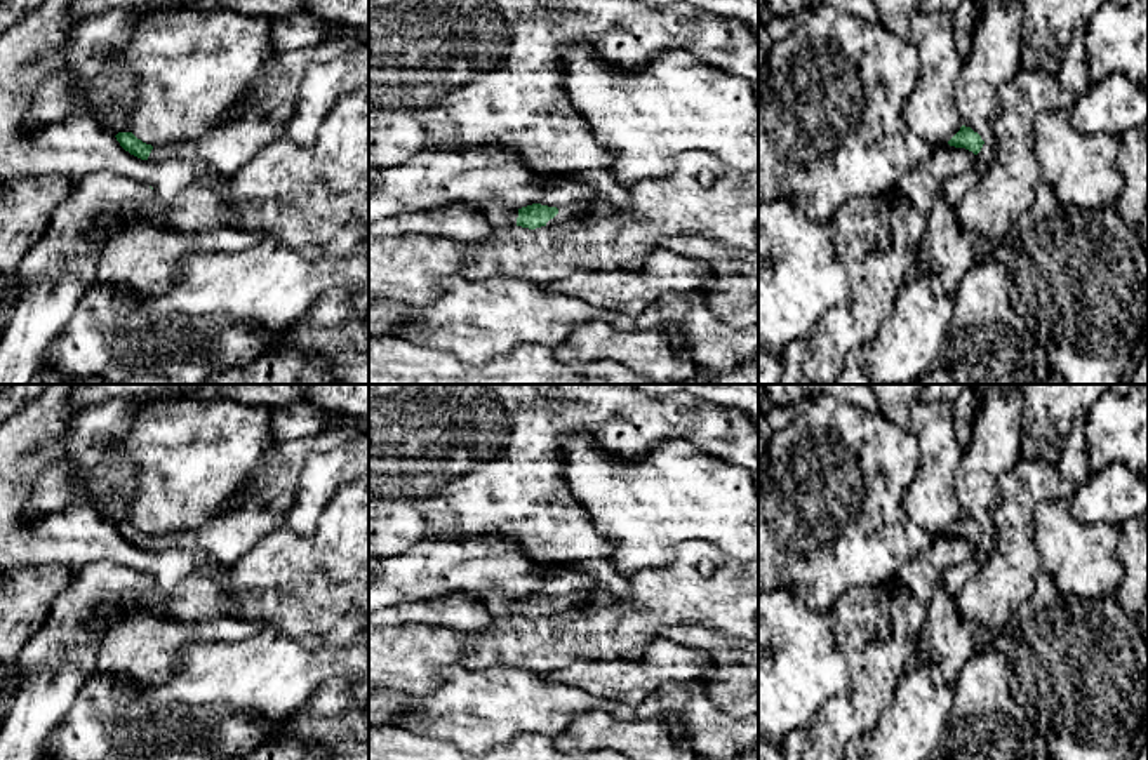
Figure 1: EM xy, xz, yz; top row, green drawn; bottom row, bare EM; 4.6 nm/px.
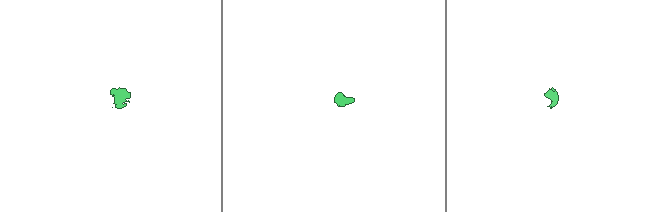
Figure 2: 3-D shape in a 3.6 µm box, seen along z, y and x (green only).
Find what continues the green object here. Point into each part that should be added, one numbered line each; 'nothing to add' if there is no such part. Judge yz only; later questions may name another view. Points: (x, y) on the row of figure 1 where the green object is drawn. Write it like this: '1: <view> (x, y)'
1: yz (955, 188)

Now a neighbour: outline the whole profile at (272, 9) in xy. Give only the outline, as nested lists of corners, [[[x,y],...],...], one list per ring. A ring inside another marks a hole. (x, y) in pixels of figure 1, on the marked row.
[[[200,0],[204,9],[228,7],[245,16],[264,16],[270,21],[306,10],[306,0]]]

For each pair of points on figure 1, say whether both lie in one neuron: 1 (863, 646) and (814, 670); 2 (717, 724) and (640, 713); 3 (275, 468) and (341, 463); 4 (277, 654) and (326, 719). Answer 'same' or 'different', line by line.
1: different
2: same
3: different
4: different

